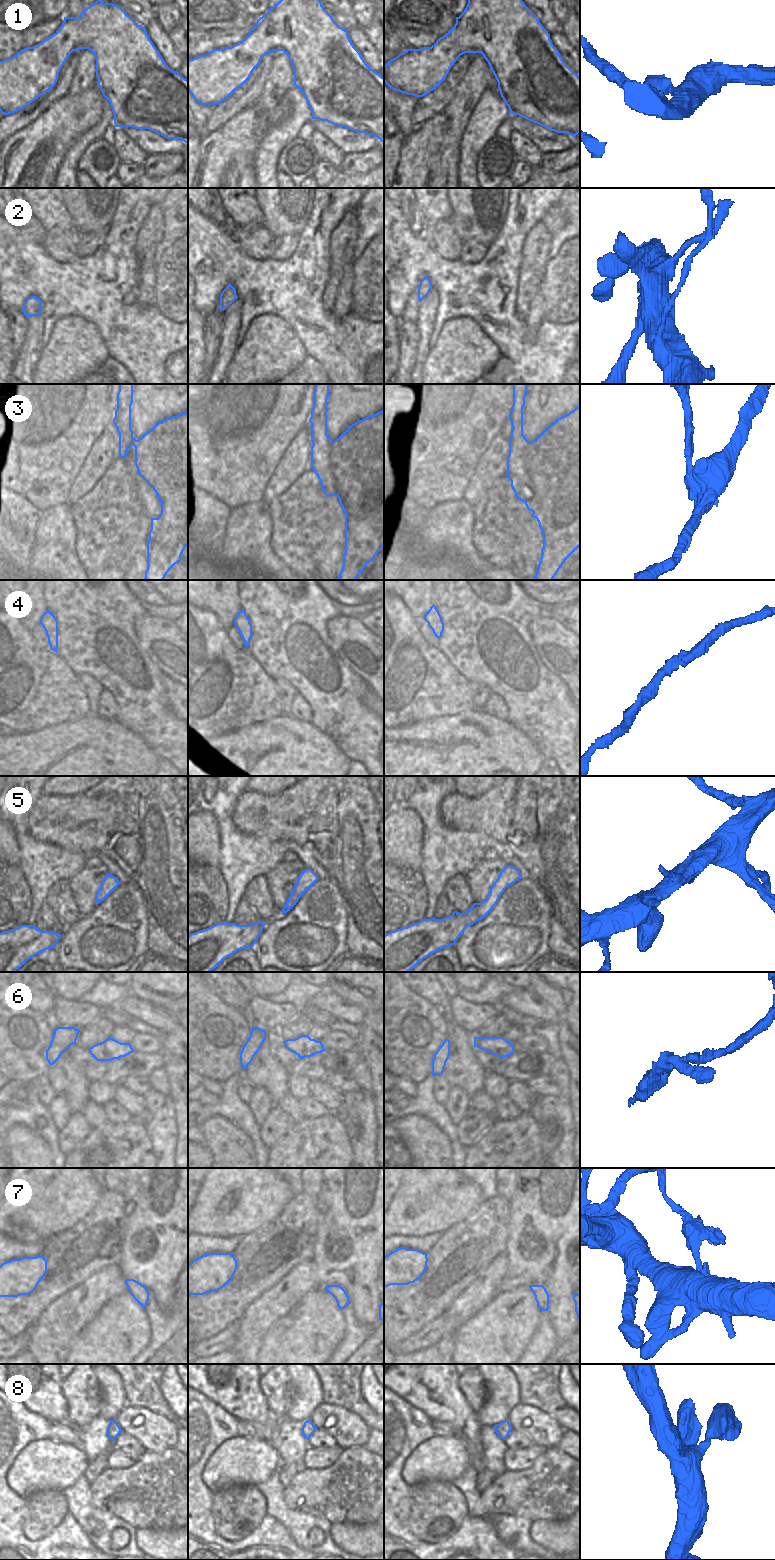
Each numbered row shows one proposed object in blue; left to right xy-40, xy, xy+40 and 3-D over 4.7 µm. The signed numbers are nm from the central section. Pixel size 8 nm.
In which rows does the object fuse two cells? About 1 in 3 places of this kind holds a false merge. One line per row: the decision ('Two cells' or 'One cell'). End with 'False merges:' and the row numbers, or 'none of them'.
1: One cell
2: Two cells
3: Two cells
4: One cell
5: One cell
6: One cell
7: Two cells
8: One cell
False merges: 2, 3, 7

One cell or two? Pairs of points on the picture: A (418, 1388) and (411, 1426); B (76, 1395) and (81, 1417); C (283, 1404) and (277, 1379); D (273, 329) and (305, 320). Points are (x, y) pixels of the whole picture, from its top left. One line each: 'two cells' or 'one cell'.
A: two cells
B: one cell
C: one cell
D: two cells

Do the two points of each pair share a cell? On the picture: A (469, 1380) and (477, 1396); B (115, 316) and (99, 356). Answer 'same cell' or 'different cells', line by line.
A: same cell
B: different cells

